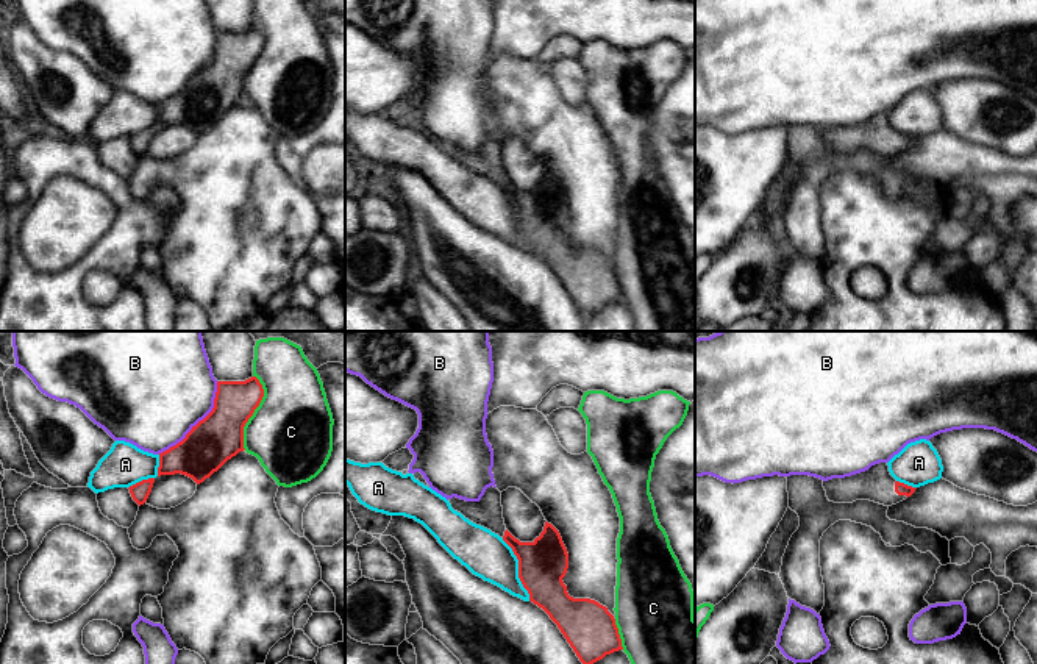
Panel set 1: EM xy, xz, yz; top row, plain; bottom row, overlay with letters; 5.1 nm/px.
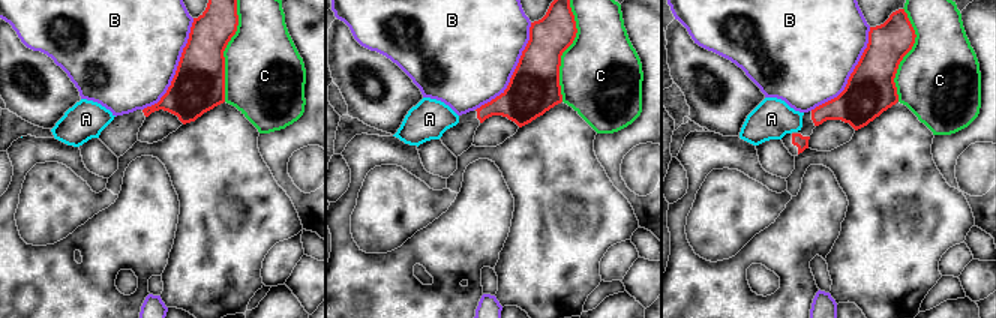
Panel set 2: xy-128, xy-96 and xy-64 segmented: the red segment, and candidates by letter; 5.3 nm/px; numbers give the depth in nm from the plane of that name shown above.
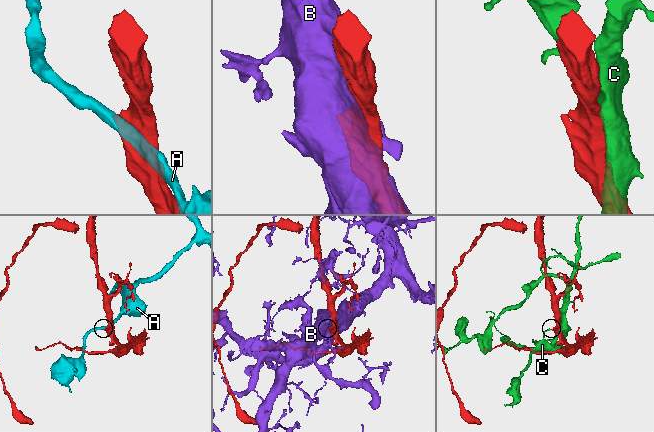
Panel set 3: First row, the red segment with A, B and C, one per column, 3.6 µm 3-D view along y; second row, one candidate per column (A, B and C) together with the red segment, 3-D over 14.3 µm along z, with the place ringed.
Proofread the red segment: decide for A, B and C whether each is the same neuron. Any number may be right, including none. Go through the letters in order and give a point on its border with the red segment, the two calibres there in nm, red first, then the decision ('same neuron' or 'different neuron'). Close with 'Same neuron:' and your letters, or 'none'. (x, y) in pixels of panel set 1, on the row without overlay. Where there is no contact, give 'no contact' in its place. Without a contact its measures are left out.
A: xz (519, 219) | 260/240 nm | different neuron
B: xy (199, 72) | 240/480 nm | different neuron
C: xy (253, 61) | 240/440 nm | different neuron
Same neuron: none

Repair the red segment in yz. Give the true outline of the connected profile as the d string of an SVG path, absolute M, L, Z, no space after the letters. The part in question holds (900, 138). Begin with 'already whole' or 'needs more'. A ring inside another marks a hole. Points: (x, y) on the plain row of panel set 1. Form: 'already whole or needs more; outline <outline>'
needs more; outline M887 112L871 116L868 120L823 131L826 147L834 153L870 150L884 156L896 155L910 147L917 137L896 131Z

